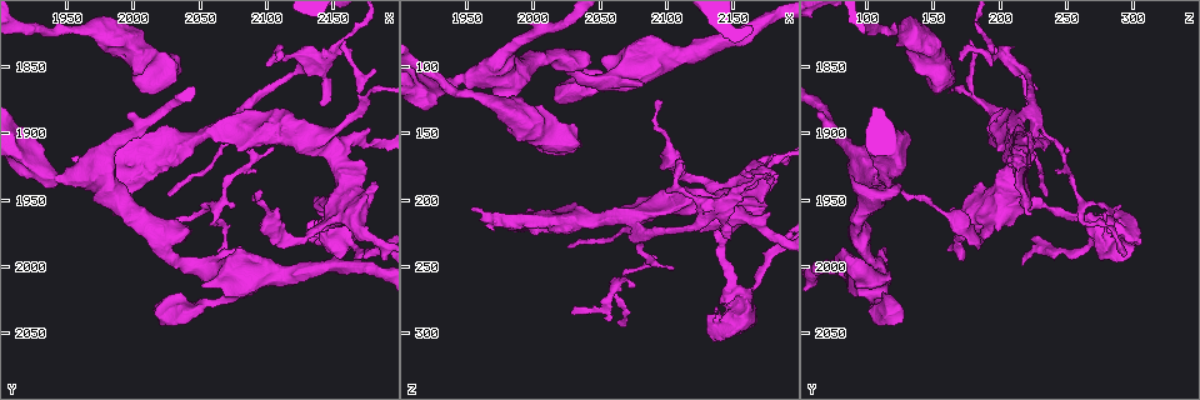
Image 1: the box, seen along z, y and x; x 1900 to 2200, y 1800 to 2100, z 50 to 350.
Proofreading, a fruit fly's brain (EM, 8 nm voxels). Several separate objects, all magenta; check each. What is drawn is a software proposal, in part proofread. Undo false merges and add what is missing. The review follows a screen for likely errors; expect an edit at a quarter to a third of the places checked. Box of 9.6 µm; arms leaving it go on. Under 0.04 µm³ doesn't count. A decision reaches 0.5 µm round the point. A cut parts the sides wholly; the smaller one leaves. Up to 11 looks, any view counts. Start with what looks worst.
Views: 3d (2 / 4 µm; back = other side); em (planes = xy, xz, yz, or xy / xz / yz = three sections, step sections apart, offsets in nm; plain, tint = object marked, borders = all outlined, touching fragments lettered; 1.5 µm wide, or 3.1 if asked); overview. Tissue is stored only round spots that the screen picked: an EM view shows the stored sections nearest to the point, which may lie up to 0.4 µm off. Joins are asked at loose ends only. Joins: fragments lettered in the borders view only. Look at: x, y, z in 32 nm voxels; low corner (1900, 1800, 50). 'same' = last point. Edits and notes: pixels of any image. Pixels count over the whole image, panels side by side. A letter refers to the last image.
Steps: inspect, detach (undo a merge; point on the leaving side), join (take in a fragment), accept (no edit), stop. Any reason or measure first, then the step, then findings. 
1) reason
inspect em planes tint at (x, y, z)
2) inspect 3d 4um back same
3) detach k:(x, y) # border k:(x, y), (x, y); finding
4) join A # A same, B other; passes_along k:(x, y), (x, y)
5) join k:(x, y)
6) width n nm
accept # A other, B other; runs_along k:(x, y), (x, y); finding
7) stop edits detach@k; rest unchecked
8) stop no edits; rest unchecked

sharp bend
inspect em planes tint at (2160, 1976, 274)

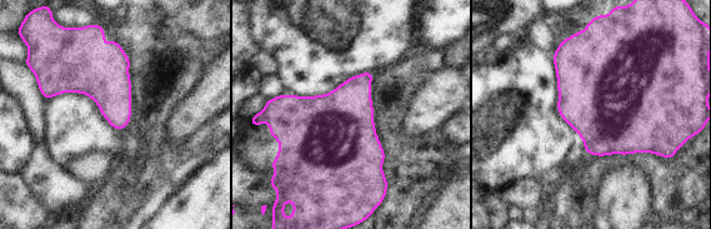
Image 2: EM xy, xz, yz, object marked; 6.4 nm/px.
inspect em planes borders same

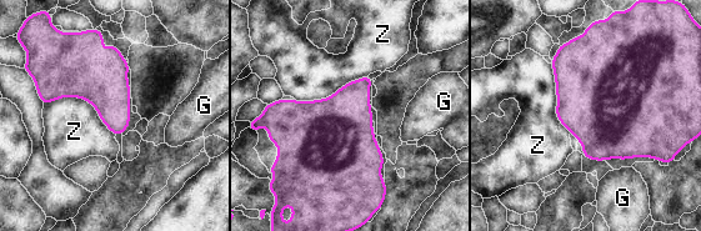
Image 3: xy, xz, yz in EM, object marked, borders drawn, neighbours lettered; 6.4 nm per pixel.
longest_contact Z 500 nm
accept # G other, Z other; border 3:(44, 104), (83, 98), (115, 135); one neuron here

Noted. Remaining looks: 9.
an open end
inspect 3d 4um at (2184, 1940, 180)

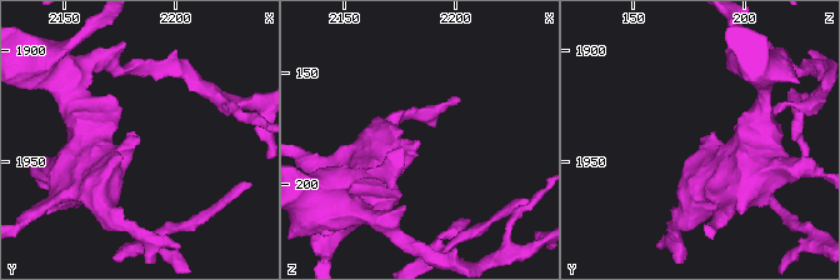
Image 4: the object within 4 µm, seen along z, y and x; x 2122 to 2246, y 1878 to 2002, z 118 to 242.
need the tissue
inspect em xz step 4 borders at (2183, 1941, 179)

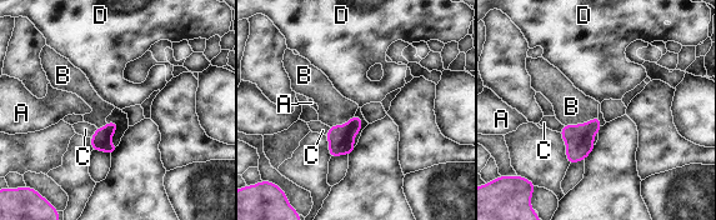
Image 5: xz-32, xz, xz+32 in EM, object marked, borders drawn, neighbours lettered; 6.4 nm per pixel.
join B # A other, B same, C other, D other; passes_along 5:(579, 139), (580, 124), (571, 106); the neuron continues

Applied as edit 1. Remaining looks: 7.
an open end
inspect 3d 2um at (2084, 1988, 114)

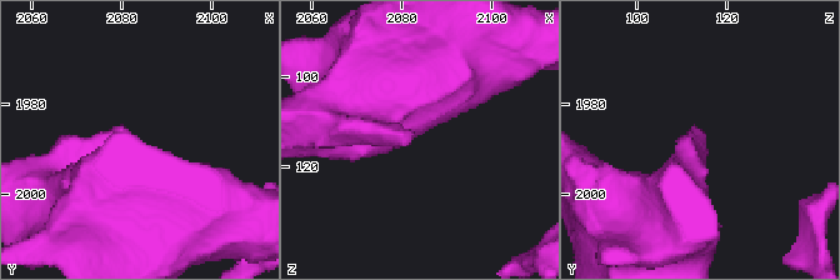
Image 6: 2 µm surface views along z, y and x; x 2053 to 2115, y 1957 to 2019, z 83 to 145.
need the tissue
inspect em xy step 8 borders at (2082, 1987, 112)

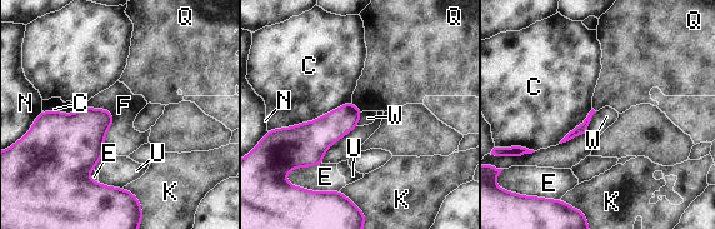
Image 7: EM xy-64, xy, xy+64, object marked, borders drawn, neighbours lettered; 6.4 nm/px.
inspect em planes borders same

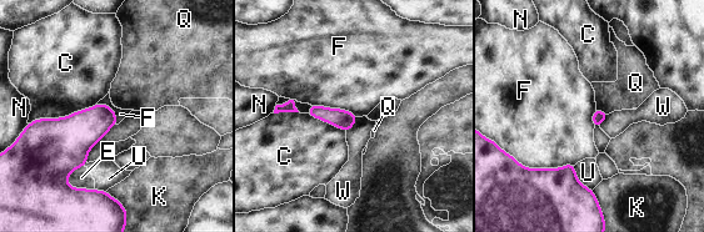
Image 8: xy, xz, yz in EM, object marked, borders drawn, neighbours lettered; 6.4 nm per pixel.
accept # C other, E other, F other, K other, N other, Q other, U other, W other; border 8:(574, 164), (559, 167), (527, 169); no lettered fragment goes on from it

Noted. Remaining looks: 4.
stop edits join@5; rest unchecked

